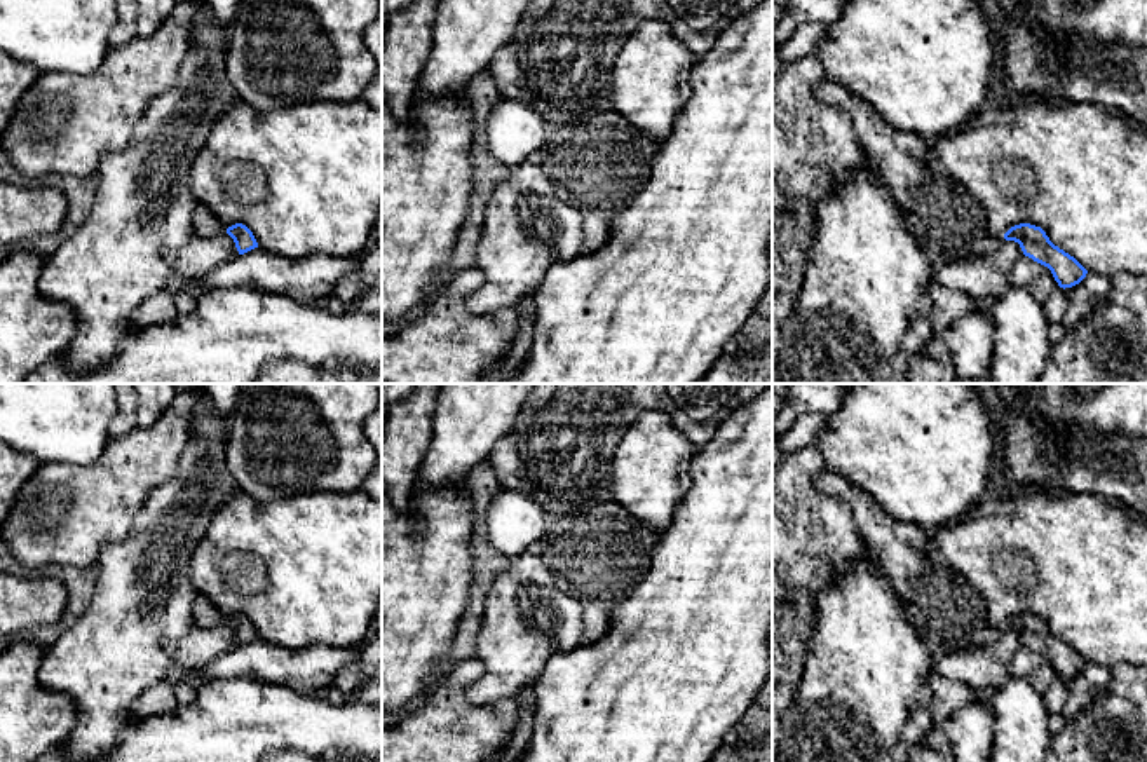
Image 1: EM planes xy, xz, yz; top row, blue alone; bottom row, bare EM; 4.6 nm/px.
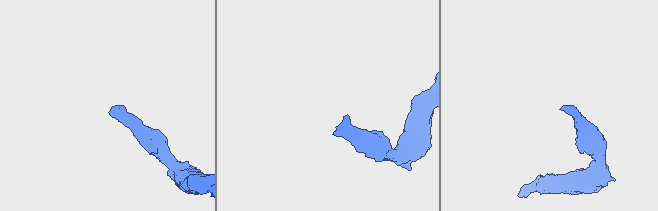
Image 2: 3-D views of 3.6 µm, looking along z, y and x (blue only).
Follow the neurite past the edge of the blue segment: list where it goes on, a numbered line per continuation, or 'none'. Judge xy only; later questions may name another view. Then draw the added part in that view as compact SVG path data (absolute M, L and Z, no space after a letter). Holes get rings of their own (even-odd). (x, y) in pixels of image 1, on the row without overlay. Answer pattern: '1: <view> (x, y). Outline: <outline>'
1: xy (204, 614). Outline: M197 593L193 598L193 624L200 628L214 628L227 624L227 616L213 607L207 596Z

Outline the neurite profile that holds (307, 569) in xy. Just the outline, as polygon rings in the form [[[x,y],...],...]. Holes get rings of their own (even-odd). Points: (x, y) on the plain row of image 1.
[[[363,488],[349,493],[316,492],[261,502],[235,492],[214,513],[192,551],[190,582],[223,616],[246,616],[258,638],[289,650],[309,645],[357,647],[373,633],[382,605],[382,500]]]

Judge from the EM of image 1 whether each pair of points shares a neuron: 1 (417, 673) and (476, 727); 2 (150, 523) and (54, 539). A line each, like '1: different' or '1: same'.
1: different
2: different

